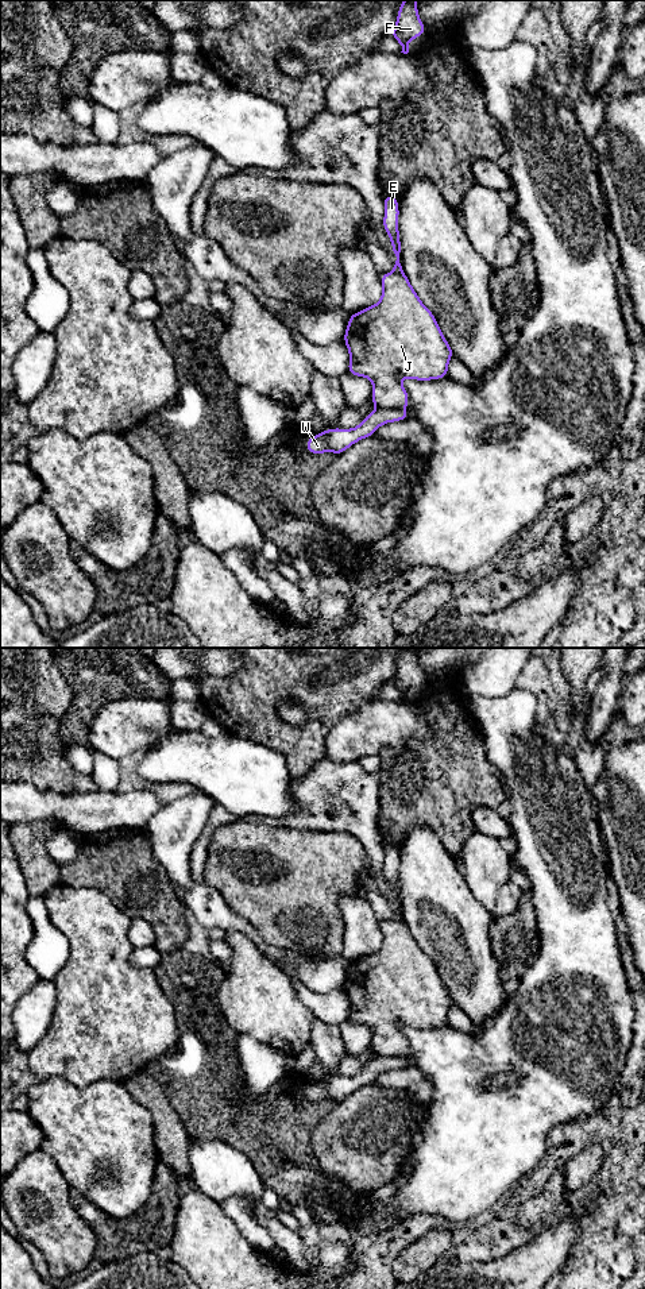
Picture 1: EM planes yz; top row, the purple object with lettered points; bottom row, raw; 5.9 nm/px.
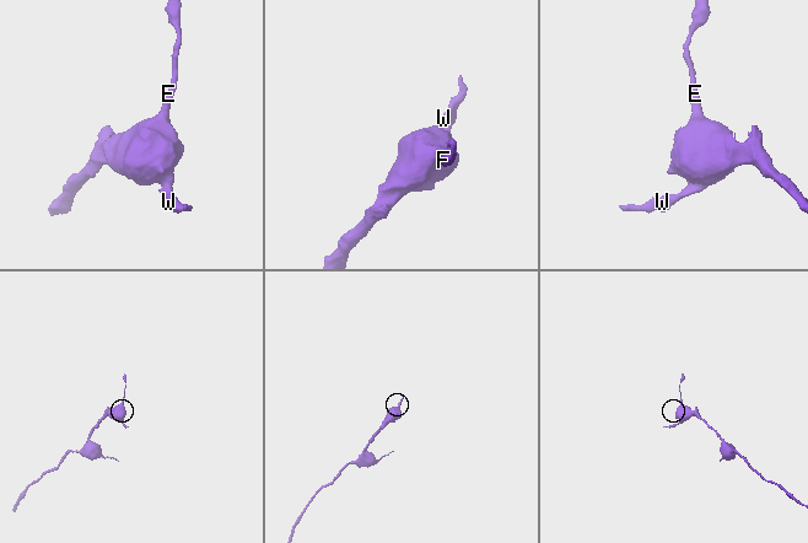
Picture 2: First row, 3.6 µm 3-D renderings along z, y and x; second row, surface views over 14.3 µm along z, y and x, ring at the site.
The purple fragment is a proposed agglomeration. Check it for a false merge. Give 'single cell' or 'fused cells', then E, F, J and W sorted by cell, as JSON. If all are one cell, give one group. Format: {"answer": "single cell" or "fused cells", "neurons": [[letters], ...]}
{"answer": "fused cells", "neurons": [["E", "F", "J"], ["W"]]}

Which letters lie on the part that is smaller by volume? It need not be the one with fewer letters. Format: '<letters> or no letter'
W

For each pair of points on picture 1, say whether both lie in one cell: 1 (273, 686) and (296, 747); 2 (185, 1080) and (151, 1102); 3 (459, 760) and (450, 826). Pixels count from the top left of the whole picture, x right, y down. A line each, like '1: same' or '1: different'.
1: same
2: different
3: same

